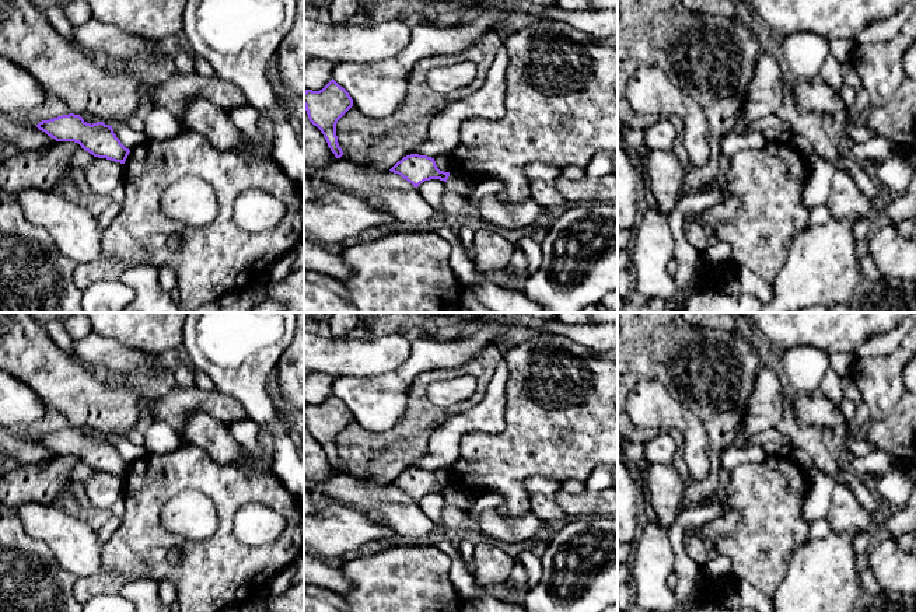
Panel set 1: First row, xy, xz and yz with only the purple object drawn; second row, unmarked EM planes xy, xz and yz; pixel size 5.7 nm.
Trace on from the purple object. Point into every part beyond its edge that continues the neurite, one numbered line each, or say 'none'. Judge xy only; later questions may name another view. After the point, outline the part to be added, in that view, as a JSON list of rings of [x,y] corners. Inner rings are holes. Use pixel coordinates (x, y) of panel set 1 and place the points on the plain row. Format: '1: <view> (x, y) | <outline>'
none

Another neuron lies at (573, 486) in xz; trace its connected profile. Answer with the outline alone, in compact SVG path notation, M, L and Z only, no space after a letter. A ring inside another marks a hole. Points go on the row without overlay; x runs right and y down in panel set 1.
M576 479L564 480L564 482L562 482L560 486L562 486L562 490L564 490L570 494L581 494L585 492L584 482L576 480Z

